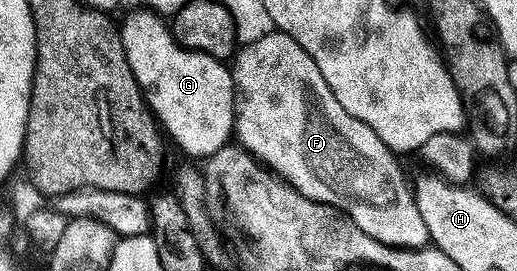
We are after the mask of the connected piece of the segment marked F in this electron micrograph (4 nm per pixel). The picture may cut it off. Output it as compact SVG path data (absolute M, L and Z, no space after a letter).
M273 29L271 34L262 36L262 40L241 45L231 59L230 69L236 89L234 138L239 145L302 192L302 196L344 211L362 232L366 232L366 236L374 236L374 240L382 240L382 244L402 246L406 250L429 245L426 223L422 221L422 212L418 212L413 187L404 179L404 170L394 159L397 157L374 128L362 124L362 120L350 116L350 112L338 104L330 84L326 84L322 72L318 72L318 64L314 64L314 56L310 56L298 40Z

